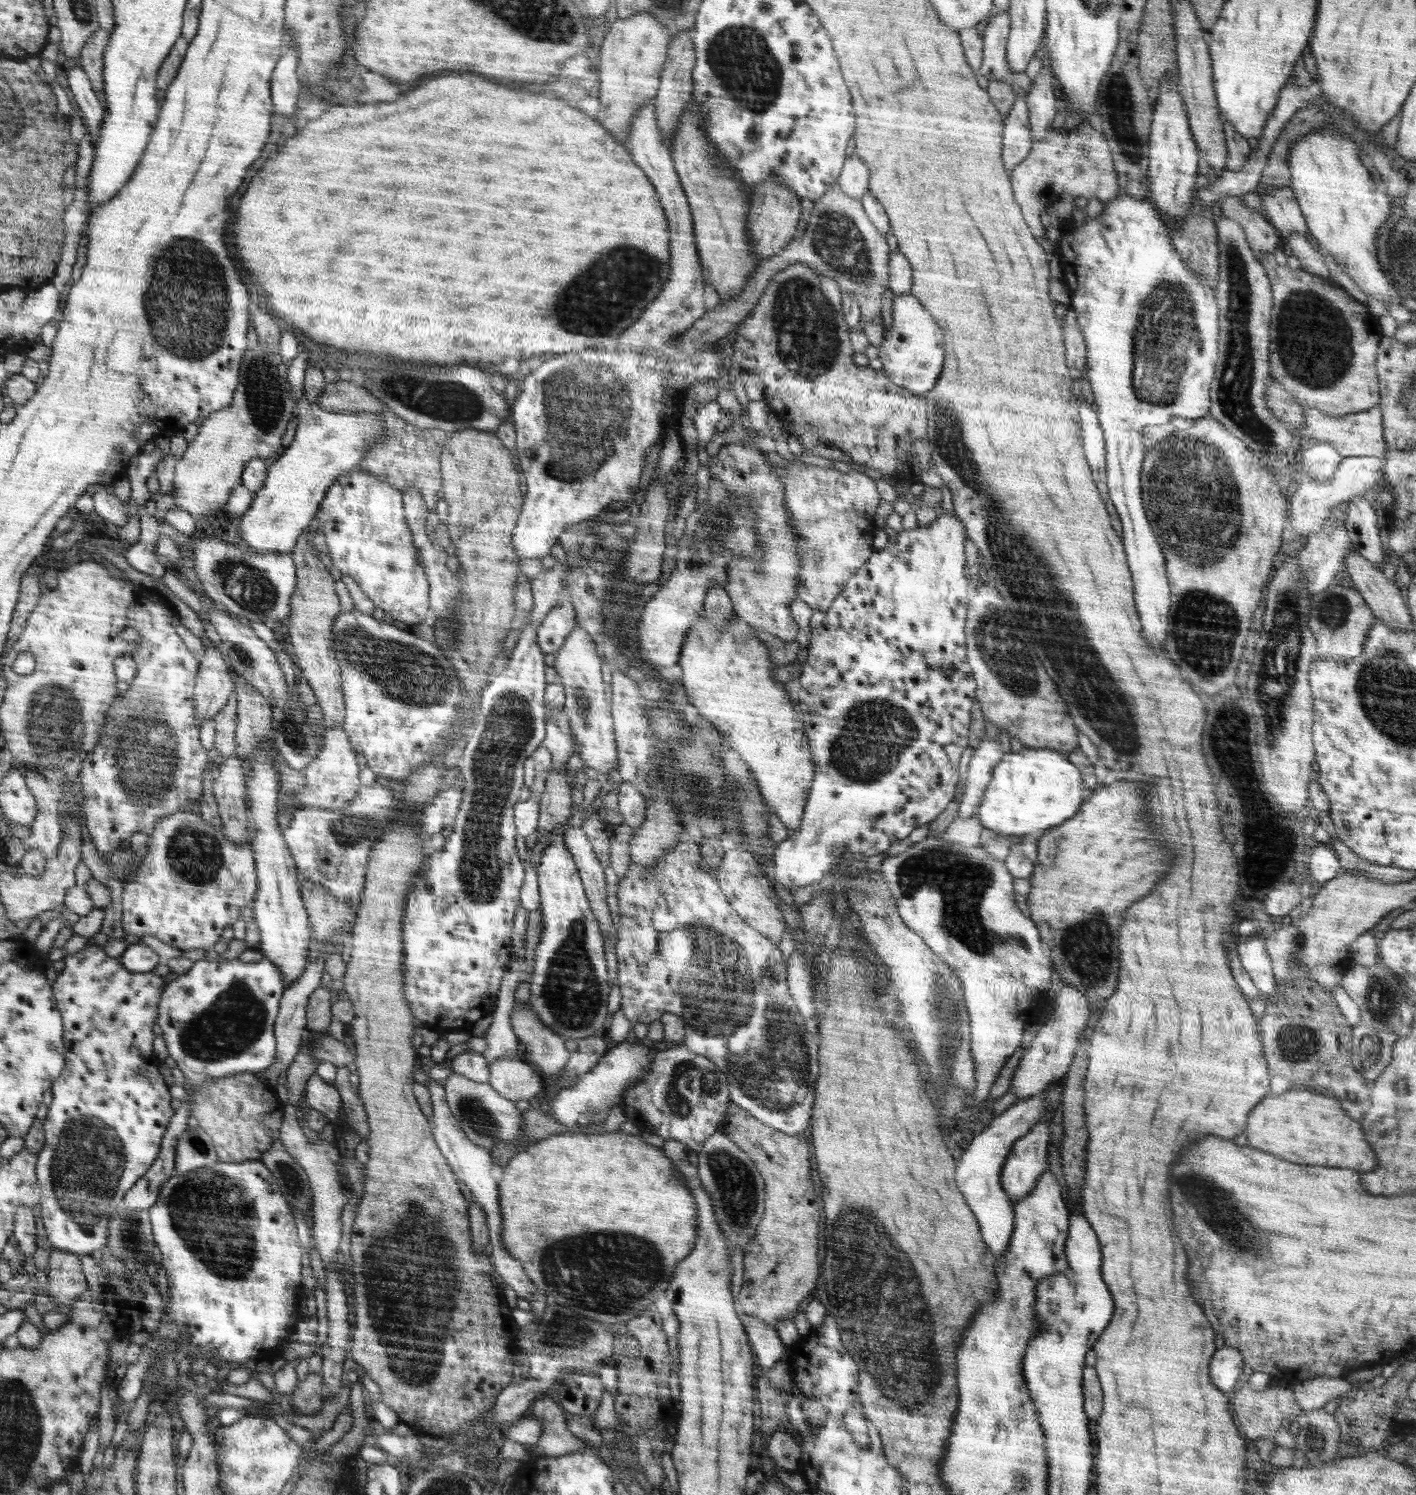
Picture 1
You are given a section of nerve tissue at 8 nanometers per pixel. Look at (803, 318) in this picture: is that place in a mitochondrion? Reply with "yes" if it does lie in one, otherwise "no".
yes

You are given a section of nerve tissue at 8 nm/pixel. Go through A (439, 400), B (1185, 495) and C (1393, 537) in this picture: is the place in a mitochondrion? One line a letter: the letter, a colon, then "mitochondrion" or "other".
A: mitochondrion
B: mitochondrion
C: other

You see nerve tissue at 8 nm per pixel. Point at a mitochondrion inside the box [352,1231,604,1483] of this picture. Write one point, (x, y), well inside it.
(563, 1331)

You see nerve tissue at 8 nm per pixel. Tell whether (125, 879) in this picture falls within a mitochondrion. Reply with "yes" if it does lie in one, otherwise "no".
no

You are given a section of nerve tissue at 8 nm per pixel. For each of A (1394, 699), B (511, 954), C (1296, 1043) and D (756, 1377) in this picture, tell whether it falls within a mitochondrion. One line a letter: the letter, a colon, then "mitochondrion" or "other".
A: mitochondrion
B: other
C: mitochondrion
D: other

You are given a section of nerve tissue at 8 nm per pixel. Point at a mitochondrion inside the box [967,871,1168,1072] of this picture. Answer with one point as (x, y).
(1088, 953)

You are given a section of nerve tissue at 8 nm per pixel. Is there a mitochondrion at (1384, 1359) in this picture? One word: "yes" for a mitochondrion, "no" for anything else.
no

